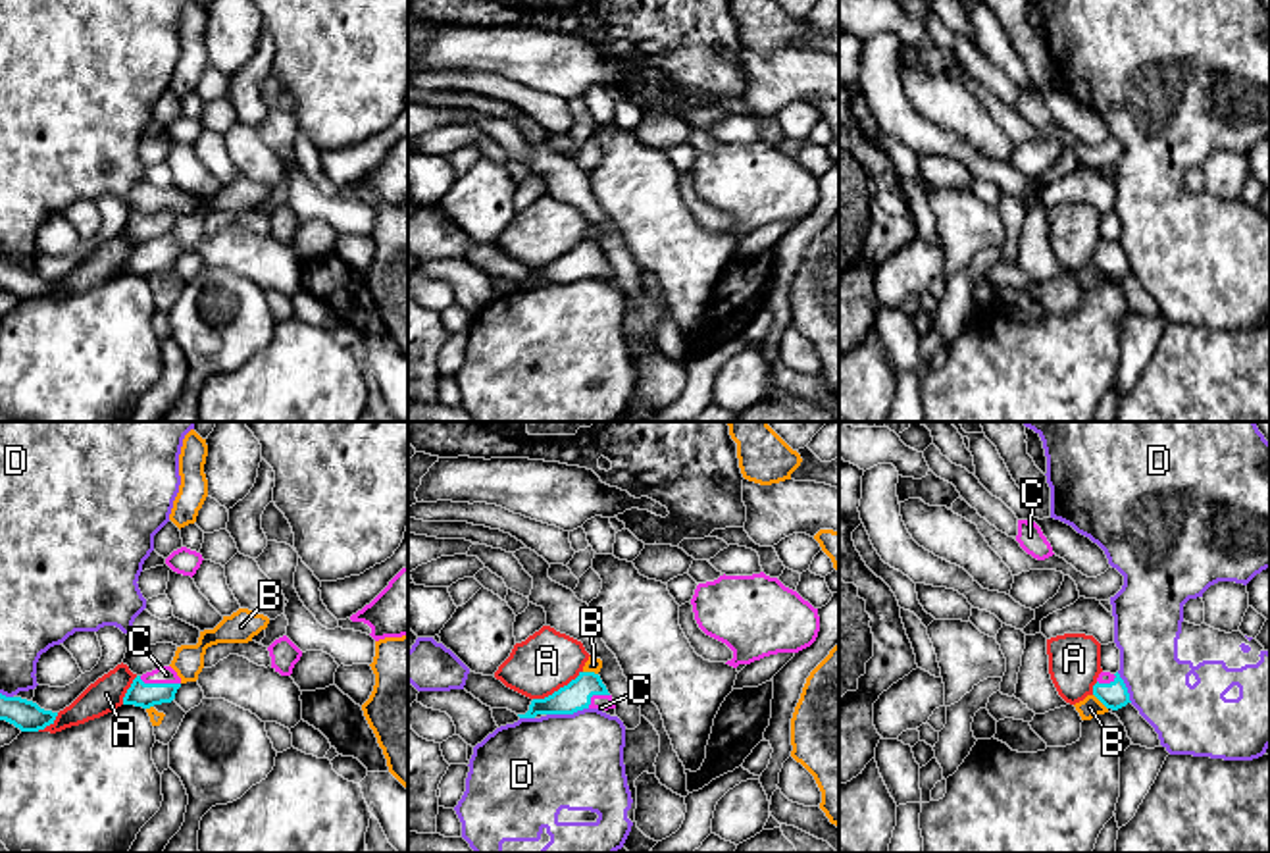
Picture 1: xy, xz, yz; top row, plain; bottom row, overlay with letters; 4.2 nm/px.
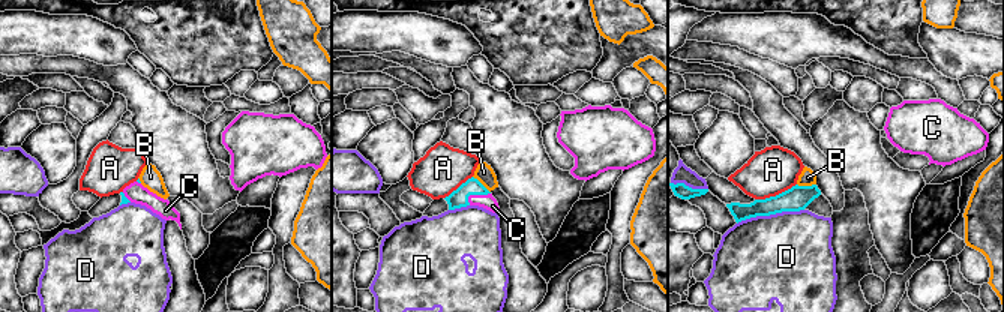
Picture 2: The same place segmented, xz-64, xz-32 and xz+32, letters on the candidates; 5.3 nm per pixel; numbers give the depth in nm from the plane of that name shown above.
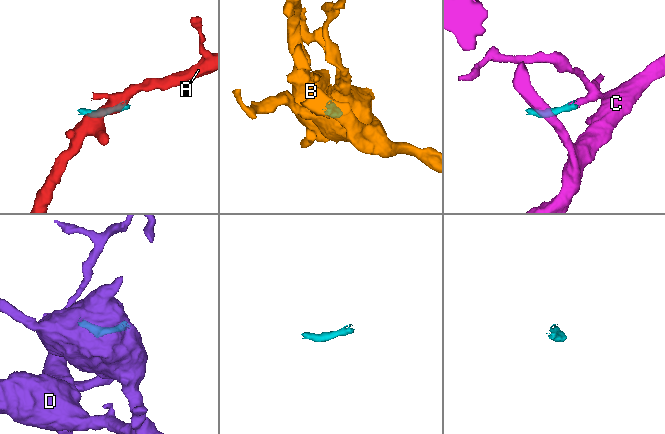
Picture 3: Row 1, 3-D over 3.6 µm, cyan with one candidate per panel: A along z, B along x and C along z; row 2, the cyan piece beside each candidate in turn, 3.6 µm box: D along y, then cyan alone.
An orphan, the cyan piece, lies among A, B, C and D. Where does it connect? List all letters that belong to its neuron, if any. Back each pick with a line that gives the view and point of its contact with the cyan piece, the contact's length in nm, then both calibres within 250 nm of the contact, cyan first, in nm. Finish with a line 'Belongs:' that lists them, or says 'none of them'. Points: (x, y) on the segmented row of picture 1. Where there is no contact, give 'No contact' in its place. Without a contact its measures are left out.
C: Touches cyan at xy (160, 684). Shared border 180 nm. Thickness 100 nm (cyan) against 70 nm
Belongs: C

